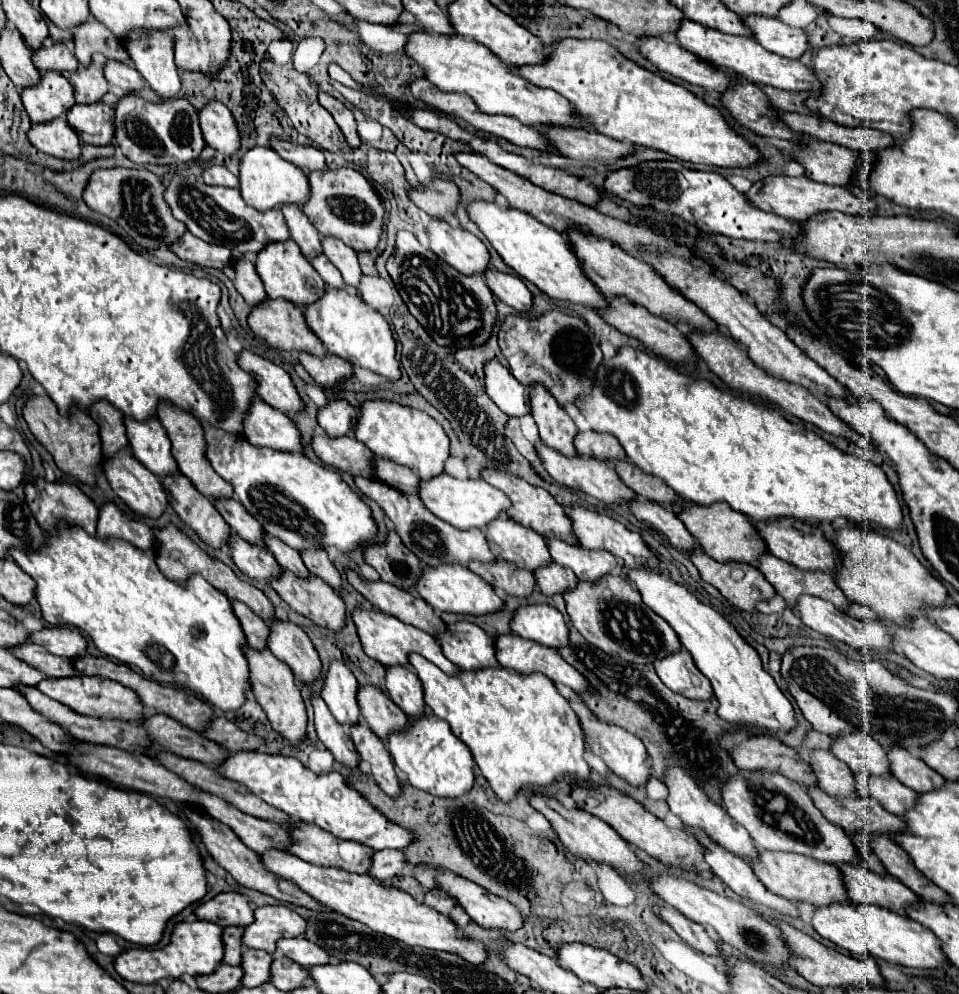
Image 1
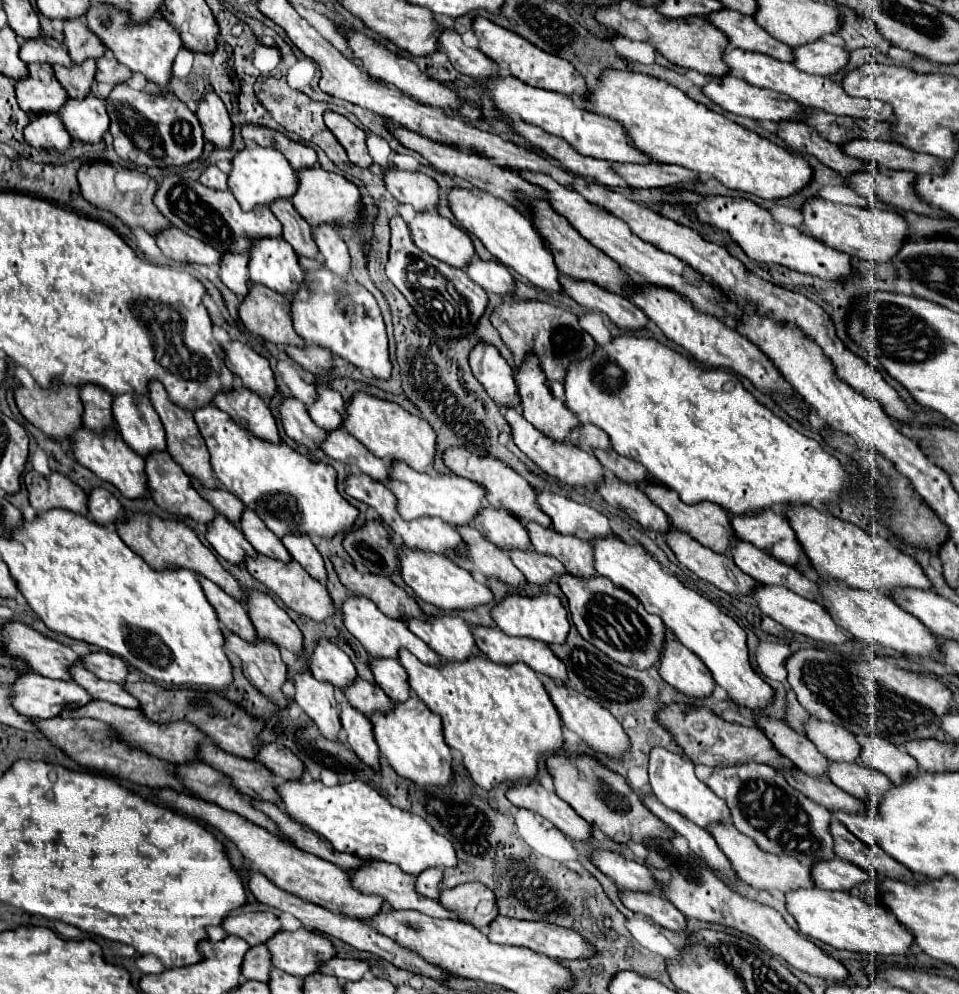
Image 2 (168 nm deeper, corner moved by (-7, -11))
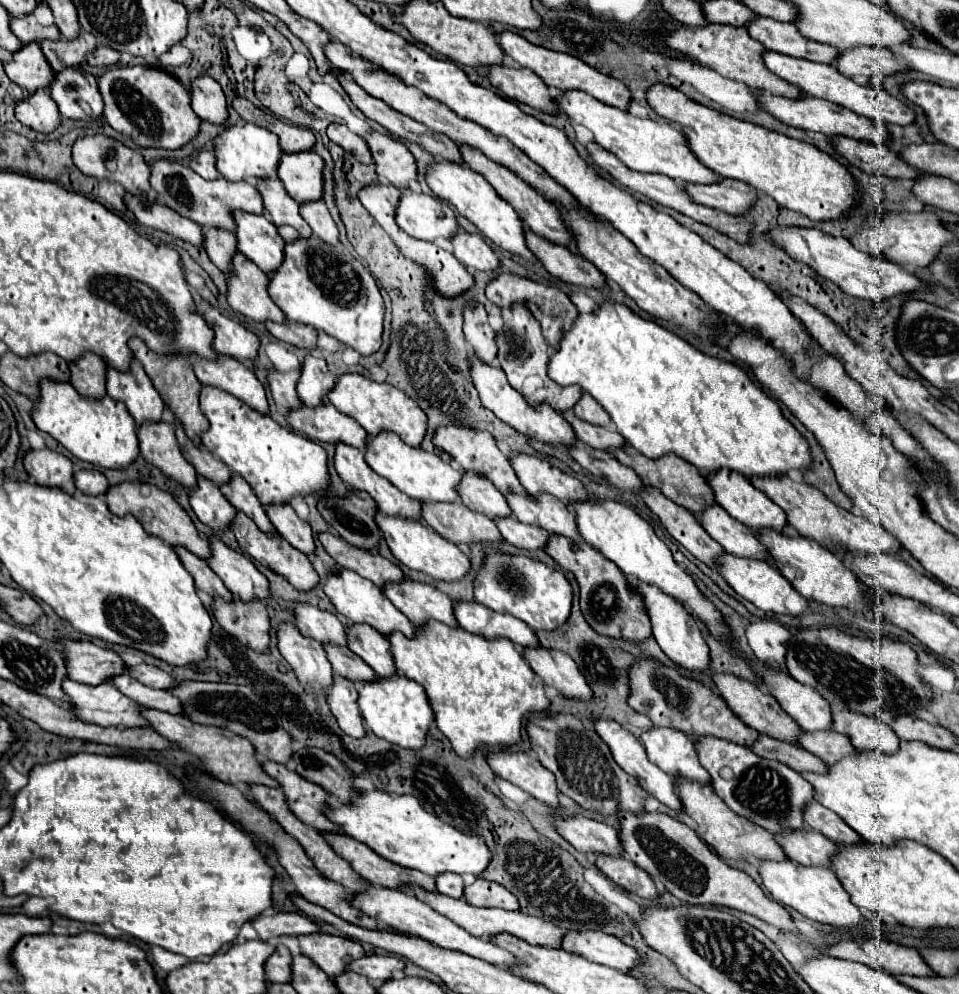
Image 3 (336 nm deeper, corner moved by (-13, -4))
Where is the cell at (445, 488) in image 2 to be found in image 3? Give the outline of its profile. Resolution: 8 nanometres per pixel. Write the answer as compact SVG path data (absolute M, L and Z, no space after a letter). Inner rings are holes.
M377 434L369 436L365 450L367 464L383 478L387 478L393 486L397 486L409 498L417 498L423 502L455 502L459 500L457 486L461 484L461 470L455 470L447 462L443 462L437 454L429 454L421 448L411 448L401 442L395 434Z

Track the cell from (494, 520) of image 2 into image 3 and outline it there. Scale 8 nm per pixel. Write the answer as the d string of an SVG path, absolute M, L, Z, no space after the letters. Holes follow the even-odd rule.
M463 474L463 482L459 486L459 494L463 504L469 510L477 510L489 518L509 518L511 508L505 496L483 476L479 474Z

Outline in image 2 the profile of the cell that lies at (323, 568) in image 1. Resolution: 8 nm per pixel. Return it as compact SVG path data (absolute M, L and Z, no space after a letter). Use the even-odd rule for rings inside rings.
M287 535L281 537L285 549L289 551L289 555L317 581L325 583L327 581L327 571L323 565L323 559L319 555L319 551L315 549L315 545L311 543L311 539L307 535Z

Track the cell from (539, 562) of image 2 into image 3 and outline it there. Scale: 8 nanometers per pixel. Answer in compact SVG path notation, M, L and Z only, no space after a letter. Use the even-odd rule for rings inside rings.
M503 518L503 520L495 520L495 524L499 526L503 538L513 544L515 548L523 548L523 550L539 550L545 548L549 542L549 532L547 530L539 530L537 526L525 526L521 522L517 522L517 518Z

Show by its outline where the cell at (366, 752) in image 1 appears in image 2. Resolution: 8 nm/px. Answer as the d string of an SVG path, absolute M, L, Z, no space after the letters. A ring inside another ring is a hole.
M347 701L341 703L341 725L343 731L347 733L347 743L351 749L359 755L363 763L373 767L375 771L379 769L379 749L377 743L371 735L371 723L369 719L359 713L355 707L351 707Z

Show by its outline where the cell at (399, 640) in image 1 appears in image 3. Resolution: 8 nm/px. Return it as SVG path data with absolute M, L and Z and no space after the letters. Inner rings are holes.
M343 570L339 576L331 574L325 584L325 594L329 596L329 600L333 602L337 612L343 614L345 618L349 618L353 624L369 624L371 628L379 630L383 636L389 636L399 630L399 632L407 634L409 638L415 638L415 634L413 634L415 626L409 622L409 618L405 618L375 584L371 584L367 578L361 578L359 574L351 572L351 570Z

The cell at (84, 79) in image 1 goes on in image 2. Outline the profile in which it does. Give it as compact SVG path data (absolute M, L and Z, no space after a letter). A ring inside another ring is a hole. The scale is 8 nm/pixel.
M95 59L83 61L83 65L53 65L57 81L63 85L69 97L87 97L91 93L91 83L95 77Z

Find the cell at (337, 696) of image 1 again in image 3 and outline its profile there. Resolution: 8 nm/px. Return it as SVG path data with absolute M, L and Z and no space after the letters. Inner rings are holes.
M299 604L295 608L295 614L297 614L297 628L301 630L303 636L313 638L321 644L347 646L345 628L337 620L337 616L309 604Z

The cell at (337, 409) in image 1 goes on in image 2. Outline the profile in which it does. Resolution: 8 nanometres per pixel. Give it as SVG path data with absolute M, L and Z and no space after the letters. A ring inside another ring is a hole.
M315 381L315 389L317 389L317 397L309 405L309 417L325 431L339 429L345 417L343 397L337 391L333 391L327 383Z

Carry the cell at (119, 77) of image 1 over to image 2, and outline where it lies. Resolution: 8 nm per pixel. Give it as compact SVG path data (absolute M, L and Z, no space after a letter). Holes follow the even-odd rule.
M103 55L97 59L97 71L95 71L95 81L103 81L109 85L119 85L125 83L131 77L131 71L115 61L111 55ZM109 57L109 59L107 59Z

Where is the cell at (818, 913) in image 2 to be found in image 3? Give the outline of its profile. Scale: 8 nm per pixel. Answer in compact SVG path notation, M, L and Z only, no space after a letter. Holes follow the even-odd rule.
M785 860L785 862L761 862L759 872L763 878L763 886L773 894L777 902L795 908L809 920L831 924L837 928L855 928L865 922L865 916L851 902L849 892L843 888L833 870L817 866L801 866L793 860Z

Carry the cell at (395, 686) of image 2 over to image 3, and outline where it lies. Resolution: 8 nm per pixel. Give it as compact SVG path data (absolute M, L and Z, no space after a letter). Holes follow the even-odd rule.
M351 624L351 628L347 628L347 638L349 650L361 656L379 678L393 678L397 674L391 644L381 632L365 624Z

